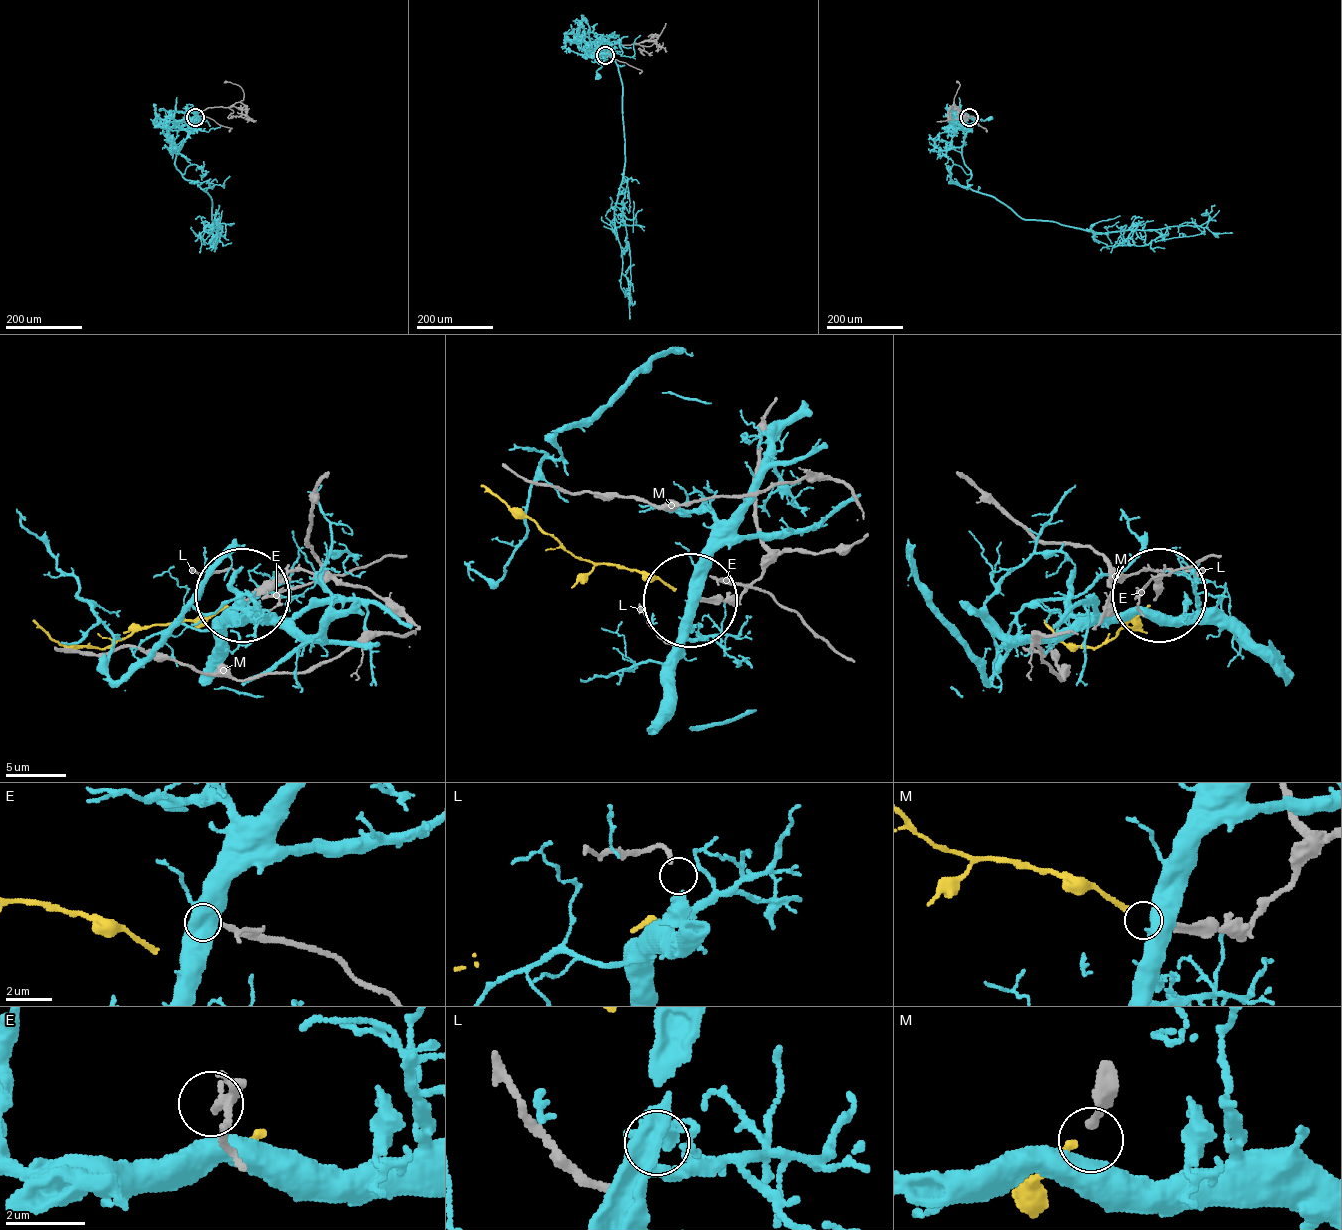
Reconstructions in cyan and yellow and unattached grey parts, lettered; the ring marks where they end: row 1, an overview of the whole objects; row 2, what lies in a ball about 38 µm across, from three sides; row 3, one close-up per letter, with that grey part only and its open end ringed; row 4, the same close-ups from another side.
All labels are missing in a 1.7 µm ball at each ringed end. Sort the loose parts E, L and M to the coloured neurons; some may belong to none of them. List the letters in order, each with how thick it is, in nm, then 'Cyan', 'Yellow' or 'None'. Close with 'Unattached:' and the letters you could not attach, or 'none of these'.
E: Thickness 240 nm. None
L: Thickness 190 nm. Cyan
M: Thickness 190 nm. Yellow
Unattached: E

